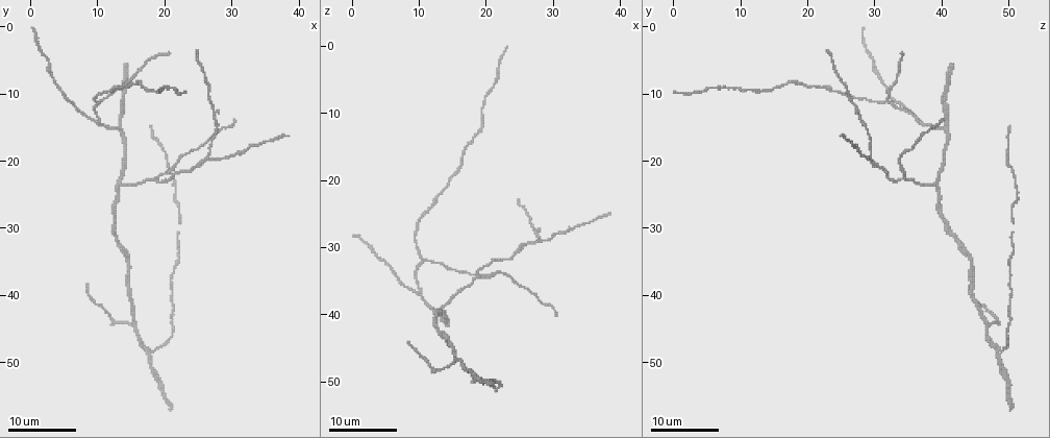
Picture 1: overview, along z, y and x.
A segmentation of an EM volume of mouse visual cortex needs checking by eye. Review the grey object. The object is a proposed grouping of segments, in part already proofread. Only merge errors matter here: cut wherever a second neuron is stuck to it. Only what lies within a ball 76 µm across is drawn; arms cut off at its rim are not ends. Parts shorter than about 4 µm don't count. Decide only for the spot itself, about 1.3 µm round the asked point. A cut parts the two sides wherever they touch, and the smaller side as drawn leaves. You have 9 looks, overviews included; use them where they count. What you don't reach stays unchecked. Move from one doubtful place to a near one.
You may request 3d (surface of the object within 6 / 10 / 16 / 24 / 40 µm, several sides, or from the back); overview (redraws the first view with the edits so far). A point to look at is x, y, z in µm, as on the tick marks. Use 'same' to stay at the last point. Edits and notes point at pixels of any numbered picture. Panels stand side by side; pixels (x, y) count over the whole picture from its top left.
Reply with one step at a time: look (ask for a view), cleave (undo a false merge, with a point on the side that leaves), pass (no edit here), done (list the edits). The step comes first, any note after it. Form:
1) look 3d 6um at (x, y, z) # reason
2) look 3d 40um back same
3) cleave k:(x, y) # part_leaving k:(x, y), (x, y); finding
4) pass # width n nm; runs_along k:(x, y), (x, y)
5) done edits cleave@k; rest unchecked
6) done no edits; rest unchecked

look 3d 24um at (26.5, 19.5, 29.0) # branch point

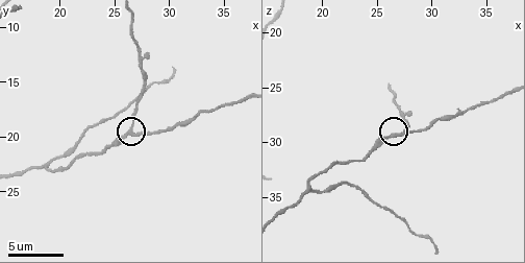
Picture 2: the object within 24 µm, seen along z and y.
look 3d 10um at (26.6, 19.6, 29.4)

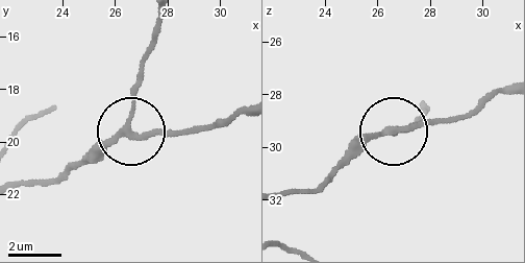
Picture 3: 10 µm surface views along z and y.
pass # arms 3; runs_along 3:(283, 195), (317, 190), (377, 137), (469, 119); continuous, no second neuron

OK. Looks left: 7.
look 3d 24um at (18.0, 48.5, 49.0) # three-way junction

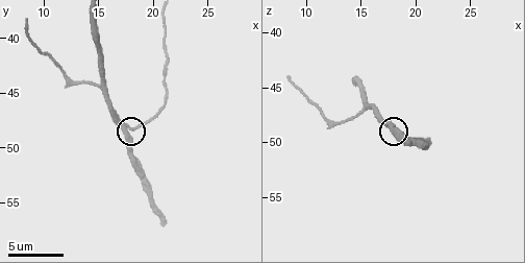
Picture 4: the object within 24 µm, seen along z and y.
look 3d 10um same

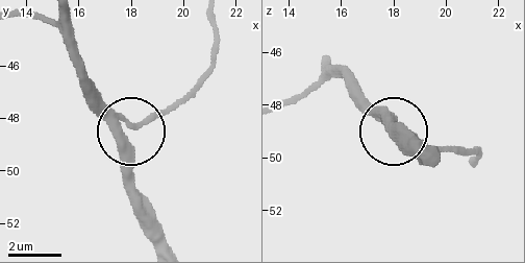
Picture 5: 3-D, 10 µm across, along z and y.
pass # side_arm 10 um; runs_along 5:(325, 58), (395, 121); all the same neuron

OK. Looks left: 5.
look 3d 24um at (13.5, 24.0, 38.5) # thin arm on a thick one

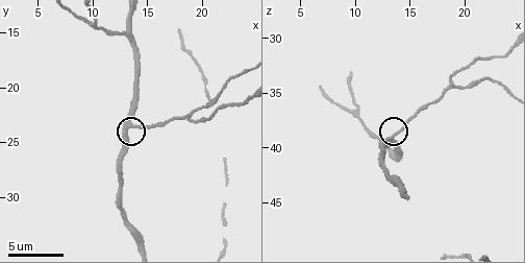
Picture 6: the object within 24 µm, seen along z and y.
look 3d 6um at (13.6, 23.6, 38.8) # zoom in

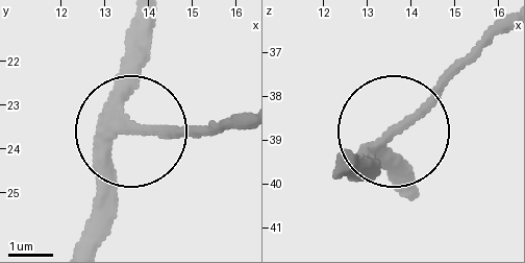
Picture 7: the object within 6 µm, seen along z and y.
pass # side_arm 39 um; runs_along 7:(91, 236), (113, 146), (135, 135), (221, 135); continuous, no second neuron

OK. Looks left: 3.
look 3d 6um at (18.8, 22.8, 34.0)

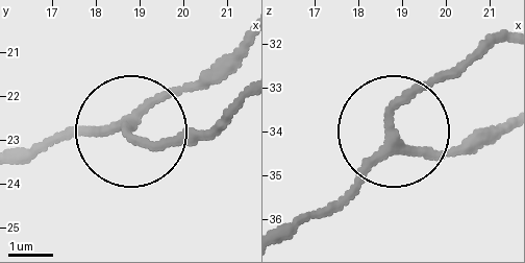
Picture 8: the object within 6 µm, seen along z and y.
look 3d 6um back at (18.75, 22.55, 34.15)

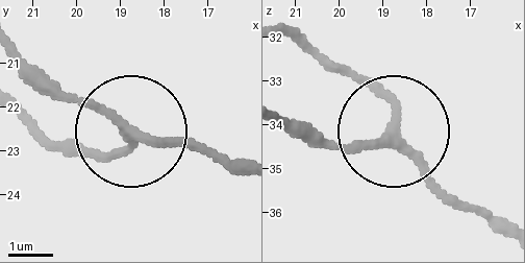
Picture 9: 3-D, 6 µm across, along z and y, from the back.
pass # arms 3; runs_along 9:(240, 169), (195, 147), (139, 140), (42, 72); continuous, no second neuron

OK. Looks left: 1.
done no edits; rest unchecked

